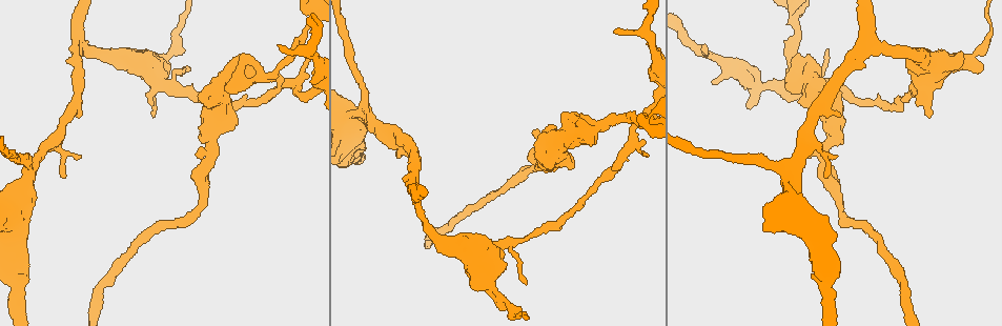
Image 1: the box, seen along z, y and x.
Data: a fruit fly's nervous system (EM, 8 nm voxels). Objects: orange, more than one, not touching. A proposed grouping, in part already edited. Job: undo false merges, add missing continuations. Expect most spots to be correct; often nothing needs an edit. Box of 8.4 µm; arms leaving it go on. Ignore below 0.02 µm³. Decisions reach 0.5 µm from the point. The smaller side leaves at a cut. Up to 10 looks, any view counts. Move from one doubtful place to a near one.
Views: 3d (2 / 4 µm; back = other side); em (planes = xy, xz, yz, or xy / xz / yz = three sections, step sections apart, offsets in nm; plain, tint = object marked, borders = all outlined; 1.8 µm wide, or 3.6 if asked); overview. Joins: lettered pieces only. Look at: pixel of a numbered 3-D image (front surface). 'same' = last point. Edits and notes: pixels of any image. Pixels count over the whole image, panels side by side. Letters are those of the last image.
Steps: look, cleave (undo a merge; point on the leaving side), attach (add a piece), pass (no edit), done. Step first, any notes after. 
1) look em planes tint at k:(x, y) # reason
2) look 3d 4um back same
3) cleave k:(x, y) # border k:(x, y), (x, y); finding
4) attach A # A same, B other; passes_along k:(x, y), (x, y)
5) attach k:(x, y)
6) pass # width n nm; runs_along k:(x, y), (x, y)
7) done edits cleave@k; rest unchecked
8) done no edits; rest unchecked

look 3d 4um at 1:(18, 277) # thick turns thin

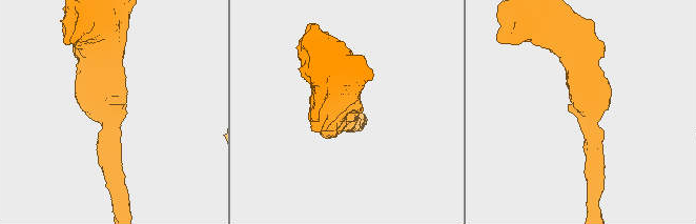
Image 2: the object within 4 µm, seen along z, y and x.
look em 3.6um xy step 16 borders at 2:(109, 111) # arm_widths 320, 500 nm; shape alone is not enough

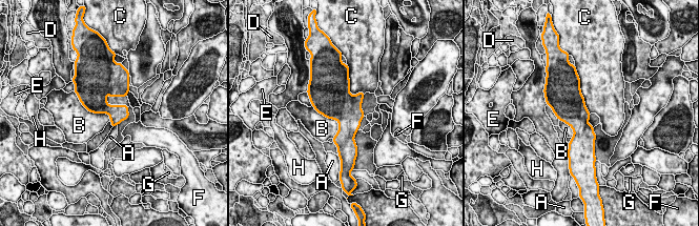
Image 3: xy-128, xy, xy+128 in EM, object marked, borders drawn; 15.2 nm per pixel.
pass # longest_contact B 600 nm; A other, B other, C other, D other, E other, F other, G other, H other; one neuron here

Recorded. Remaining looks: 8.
look em 3.6um xy step 8 tint at 1:(921, 84) # four or more arms meet

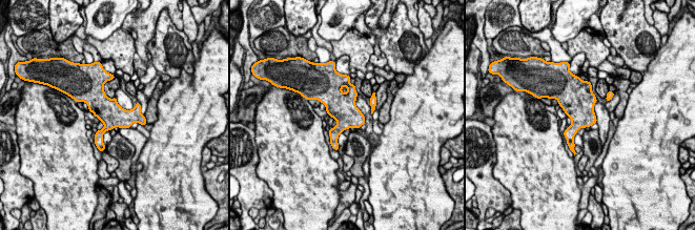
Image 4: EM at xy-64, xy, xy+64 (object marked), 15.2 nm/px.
look em 3.6um xy step 8 borders same

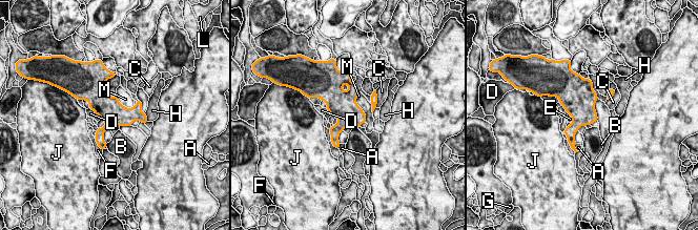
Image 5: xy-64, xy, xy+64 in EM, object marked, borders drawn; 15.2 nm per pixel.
pass # A other, B other, C other, D other, E other, F other, G other, H other, J other, L other, M other; border 5:(101, 118), (104, 125), (98, 128); continuous, no second neuron

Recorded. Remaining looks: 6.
look em planes tint at 1:(809, 80) # three-way junction

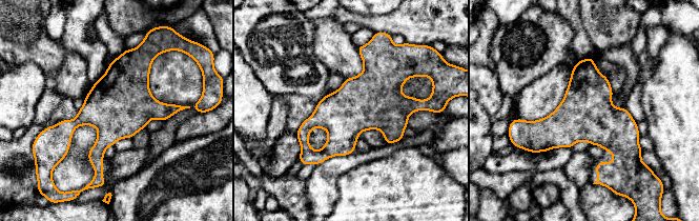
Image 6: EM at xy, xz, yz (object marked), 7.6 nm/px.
look em planes borders same

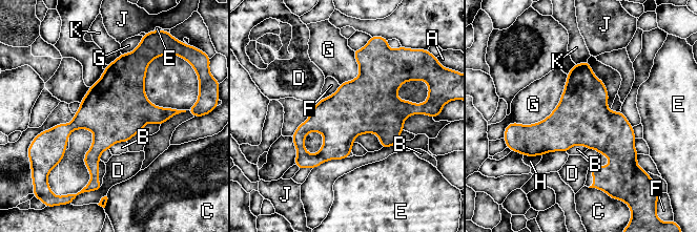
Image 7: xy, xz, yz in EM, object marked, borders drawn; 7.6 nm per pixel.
pass # A other, B other, C other, D other, E other, F other, G other, H other, J other, K other; border 7:(340, 85), (332, 93), (322, 99); continuous, no second neuron

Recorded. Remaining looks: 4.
look em planes borders at 1:(794, 23)

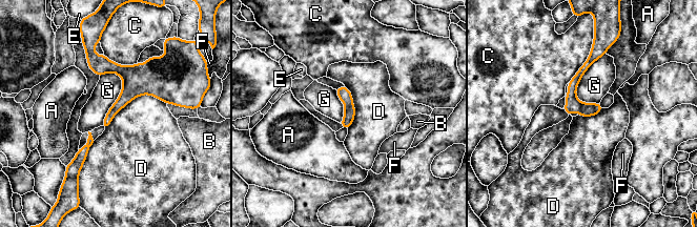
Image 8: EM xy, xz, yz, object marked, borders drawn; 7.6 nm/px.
pass # width 100 nm; A other, B other, C other, D other, E other, F other, G other; runs_along 8:(88, 54), (176, 99); all the same neuron

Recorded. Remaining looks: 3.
done no edits; rest unchecked

